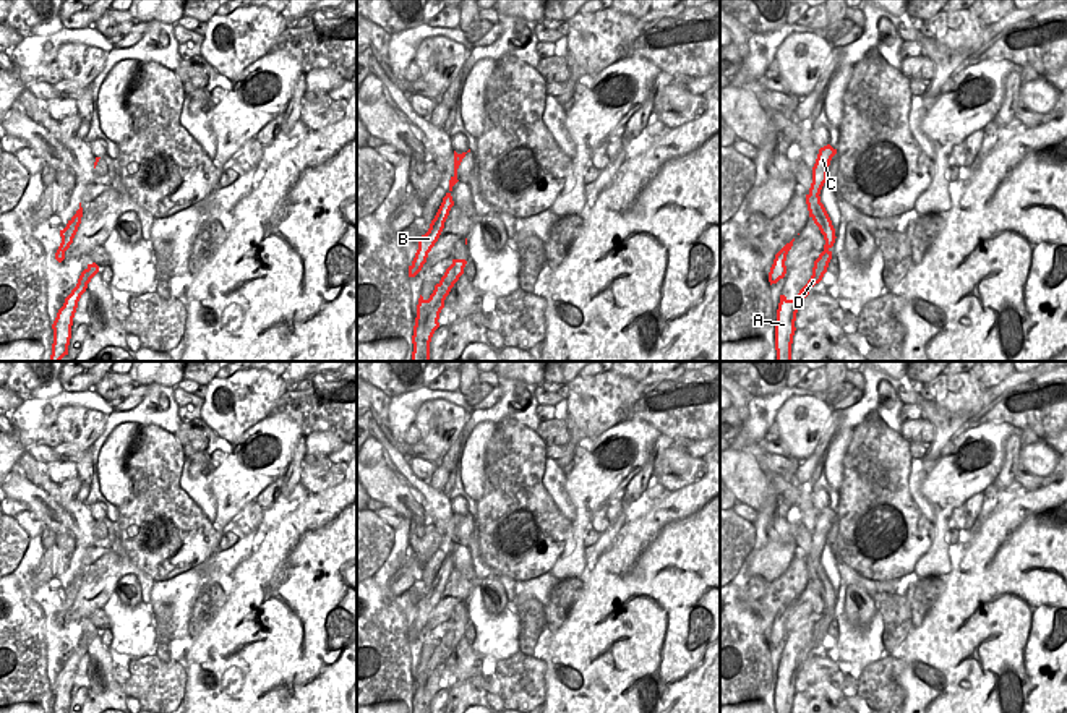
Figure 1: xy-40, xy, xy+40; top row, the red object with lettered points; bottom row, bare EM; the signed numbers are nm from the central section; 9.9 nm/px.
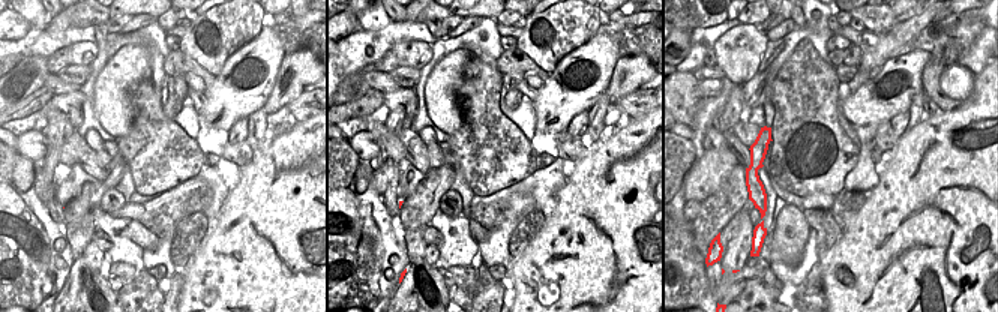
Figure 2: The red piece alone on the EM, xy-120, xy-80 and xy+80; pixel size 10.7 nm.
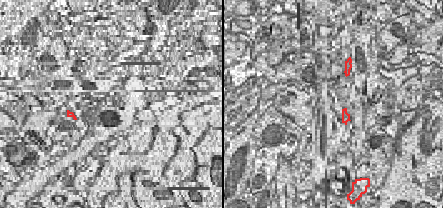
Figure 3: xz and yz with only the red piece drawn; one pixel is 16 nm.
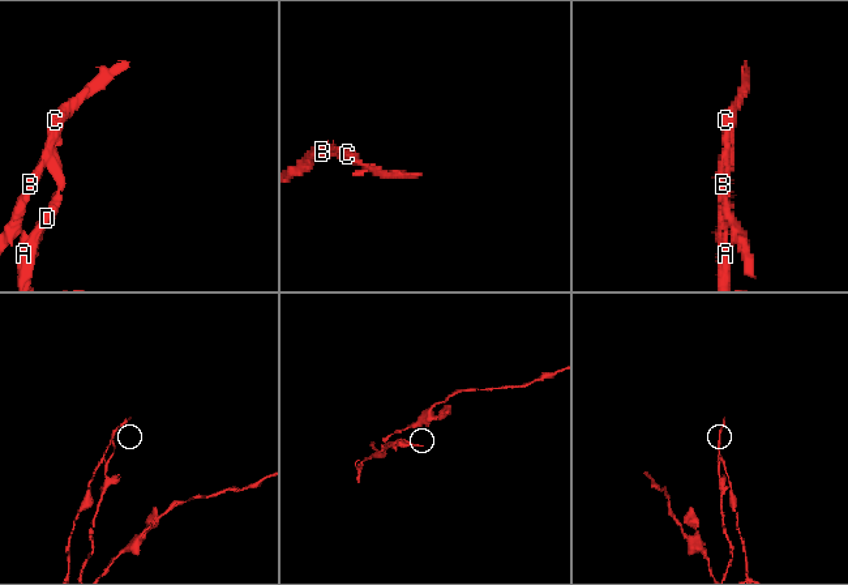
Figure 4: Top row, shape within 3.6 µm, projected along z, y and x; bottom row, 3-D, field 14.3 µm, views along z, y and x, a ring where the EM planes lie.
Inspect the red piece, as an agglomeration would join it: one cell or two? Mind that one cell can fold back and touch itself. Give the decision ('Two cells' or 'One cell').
Two cells

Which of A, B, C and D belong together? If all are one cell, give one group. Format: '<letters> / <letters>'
A D / B C

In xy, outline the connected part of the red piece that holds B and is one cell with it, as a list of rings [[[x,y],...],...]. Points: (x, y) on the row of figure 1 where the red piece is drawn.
[[[435,216],[428,232],[418,240],[418,250],[412,264],[409,266],[409,277],[415,277],[422,271],[423,264],[426,263],[428,253],[431,251],[444,228],[446,219],[448,216]]]

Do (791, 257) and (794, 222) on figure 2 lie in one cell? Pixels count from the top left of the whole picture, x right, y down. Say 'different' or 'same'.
same

